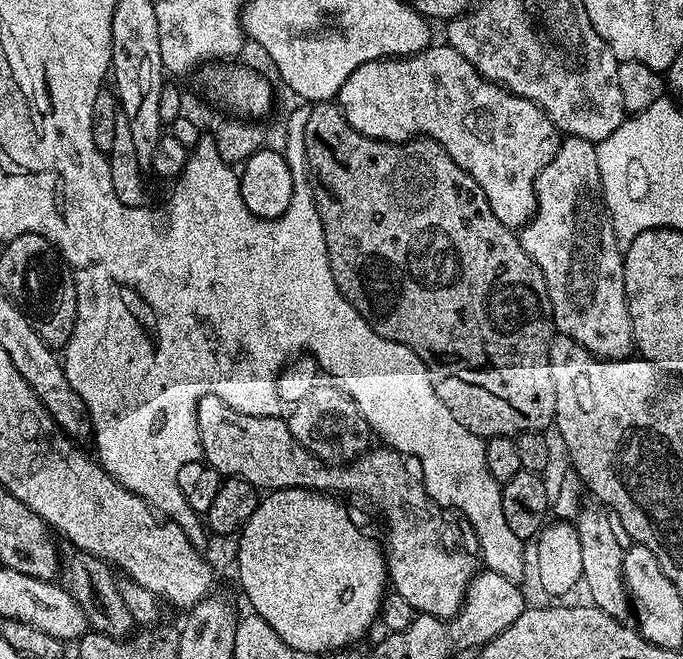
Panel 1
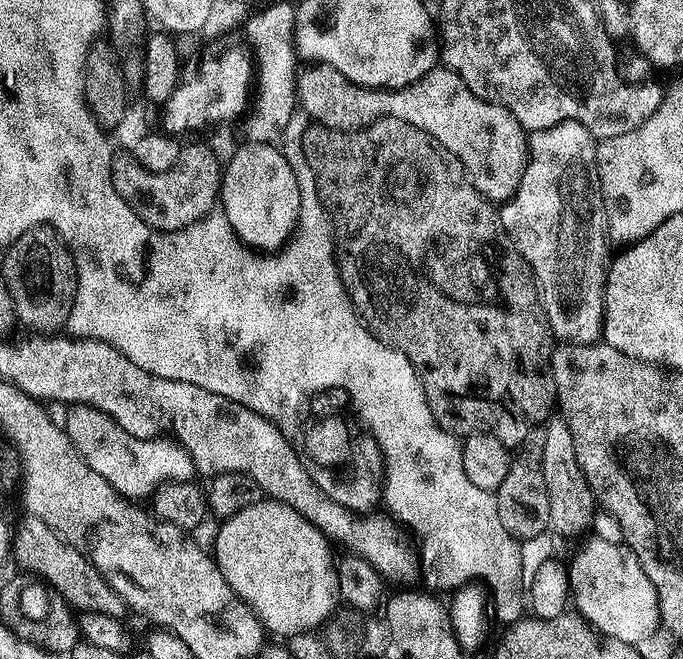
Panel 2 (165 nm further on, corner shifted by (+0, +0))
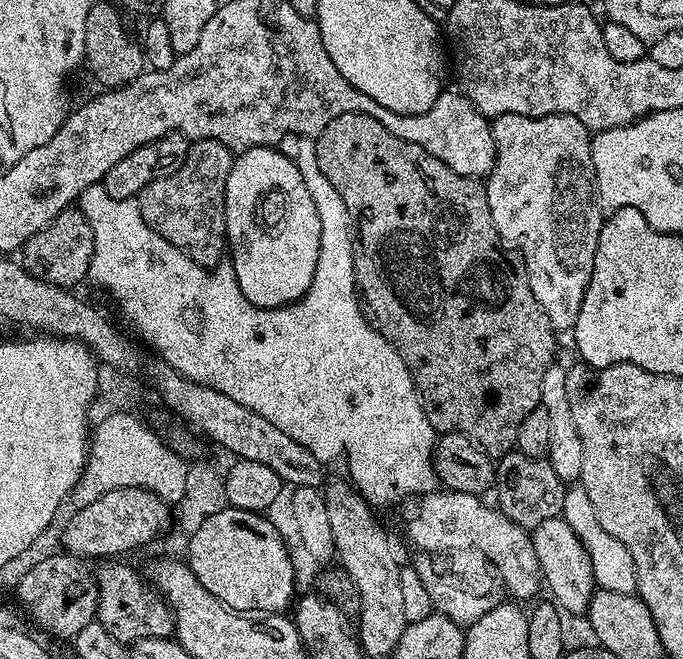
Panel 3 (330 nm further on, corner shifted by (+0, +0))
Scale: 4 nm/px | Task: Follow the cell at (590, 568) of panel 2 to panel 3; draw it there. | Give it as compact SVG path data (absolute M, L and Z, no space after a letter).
M559 515L554 518L546 518L546 522L542 522L542 526L531 529L530 535L534 554L538 554L538 566L542 573L543 583L552 591L551 599L565 613L587 613L588 603L597 587L597 582L596 576L592 573L592 563L588 557L588 551L585 550L578 534L574 534L574 530L570 530L570 526L564 521L563 515Z

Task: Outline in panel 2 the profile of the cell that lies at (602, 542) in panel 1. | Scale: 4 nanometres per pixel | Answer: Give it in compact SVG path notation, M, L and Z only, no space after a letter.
M556 414L551 417L546 427L546 446L543 458L538 461L538 467L544 474L546 490L550 494L551 527L557 528L564 536L576 536L584 532L592 524L592 519L598 513L598 501L592 487L586 482L584 472L574 450L574 438L570 434L568 424L563 416Z

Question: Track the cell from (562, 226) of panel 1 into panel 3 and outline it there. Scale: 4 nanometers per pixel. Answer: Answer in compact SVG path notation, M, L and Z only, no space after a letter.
M502 114L491 121L494 142L496 143L496 164L486 180L490 218L494 218L494 226L498 234L509 245L515 246L524 260L526 274L530 278L530 290L534 290L534 298L546 310L546 318L550 318L552 327L557 330L571 329L578 318L578 310L582 306L582 298L586 294L586 286L590 282L590 274L594 270L594 254L598 250L598 234L602 230L605 217L598 203L598 193L594 187L596 168L592 164L593 133L576 116L558 114L557 116L523 116L522 114Z

